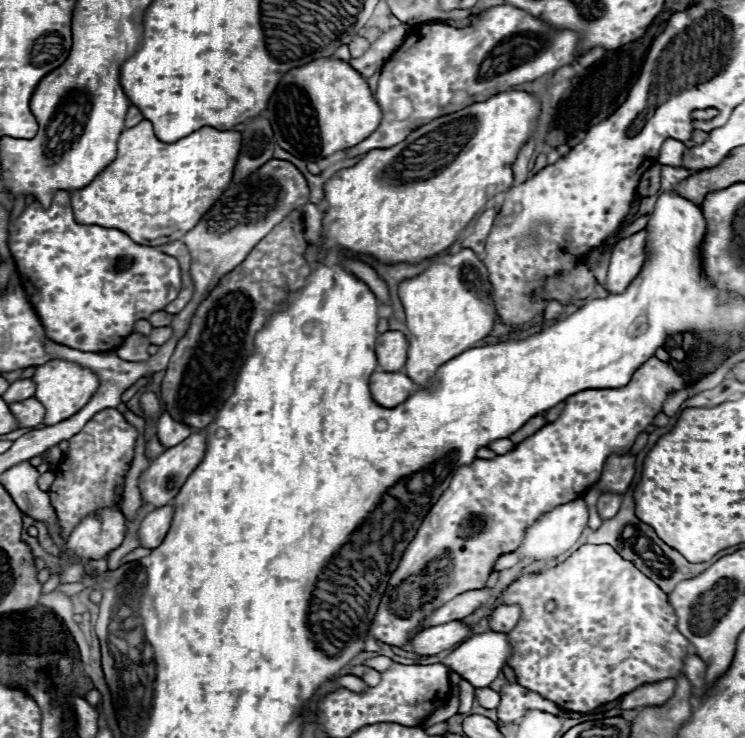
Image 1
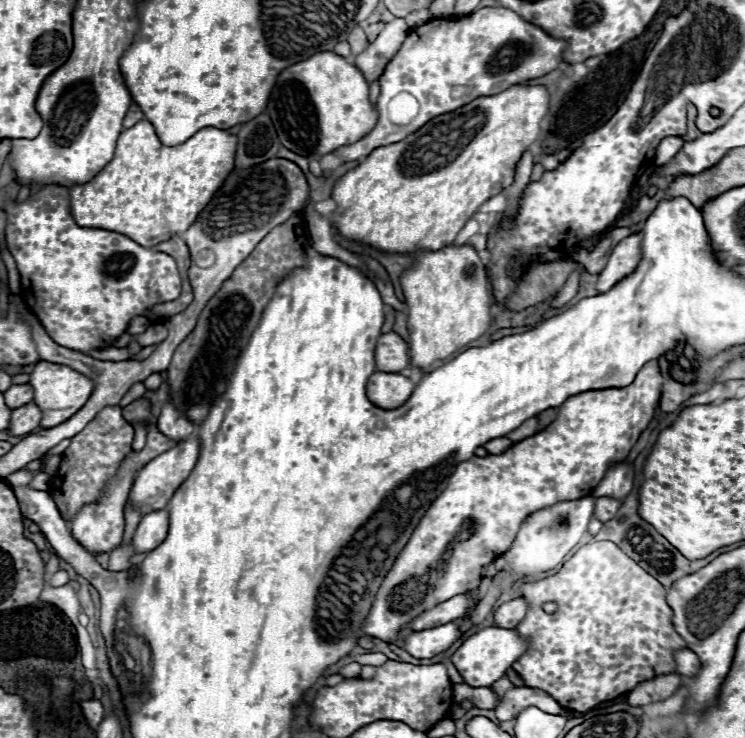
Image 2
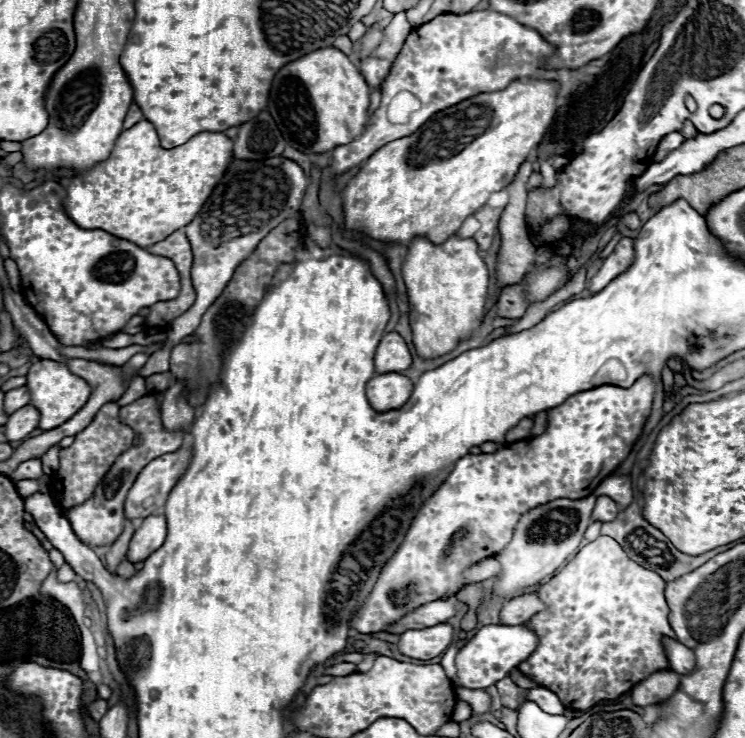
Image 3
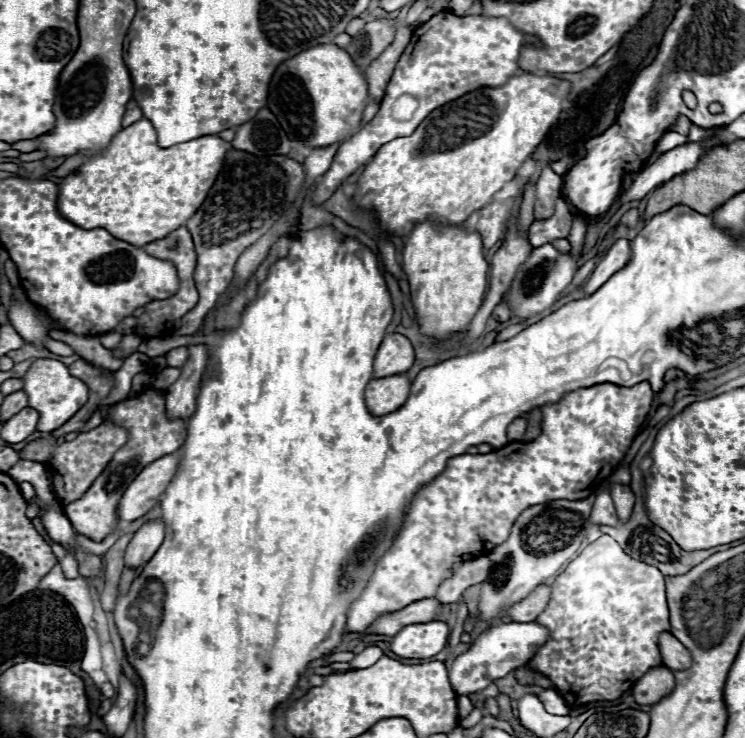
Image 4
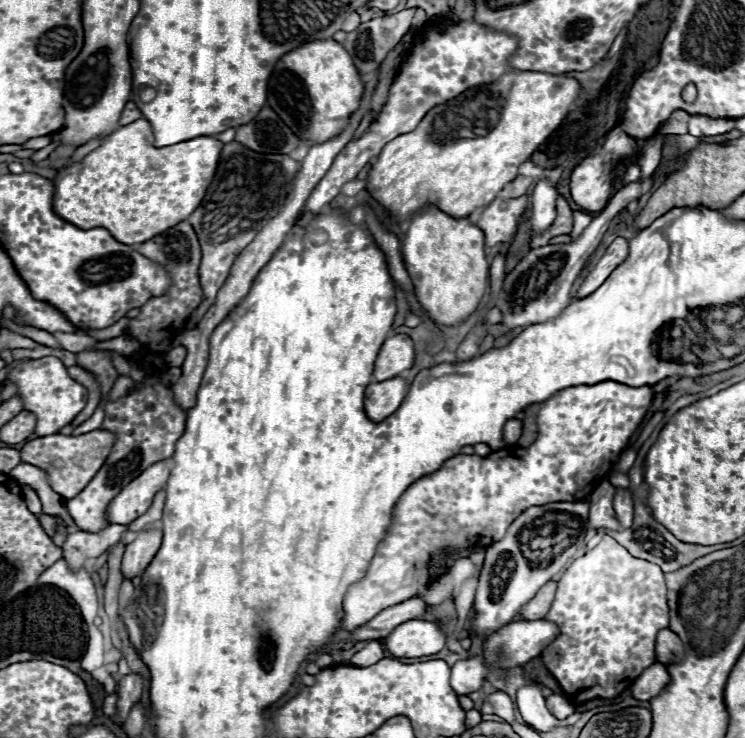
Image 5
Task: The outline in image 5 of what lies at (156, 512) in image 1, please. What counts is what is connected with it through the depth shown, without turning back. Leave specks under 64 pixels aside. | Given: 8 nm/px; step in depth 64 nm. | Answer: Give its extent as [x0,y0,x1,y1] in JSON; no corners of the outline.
[122,528,162,578]

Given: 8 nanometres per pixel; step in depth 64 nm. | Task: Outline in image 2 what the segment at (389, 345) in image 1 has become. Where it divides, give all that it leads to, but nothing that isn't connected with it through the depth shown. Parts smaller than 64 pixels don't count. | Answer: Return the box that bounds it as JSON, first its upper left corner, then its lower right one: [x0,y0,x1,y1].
[376,332,408,372]

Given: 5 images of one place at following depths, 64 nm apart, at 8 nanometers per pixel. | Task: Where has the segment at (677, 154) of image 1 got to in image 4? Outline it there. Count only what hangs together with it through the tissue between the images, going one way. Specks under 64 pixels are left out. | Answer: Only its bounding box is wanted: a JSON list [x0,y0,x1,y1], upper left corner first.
[656,132,688,156]

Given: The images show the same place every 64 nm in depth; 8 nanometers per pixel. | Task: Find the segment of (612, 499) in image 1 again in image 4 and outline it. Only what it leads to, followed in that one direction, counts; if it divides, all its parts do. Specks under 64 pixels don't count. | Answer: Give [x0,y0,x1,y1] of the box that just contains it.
[590,492,618,526]

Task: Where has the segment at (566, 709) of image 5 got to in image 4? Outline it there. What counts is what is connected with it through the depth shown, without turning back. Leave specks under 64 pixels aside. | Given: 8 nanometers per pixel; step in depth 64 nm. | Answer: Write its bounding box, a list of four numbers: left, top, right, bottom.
[538,690,570,716]

